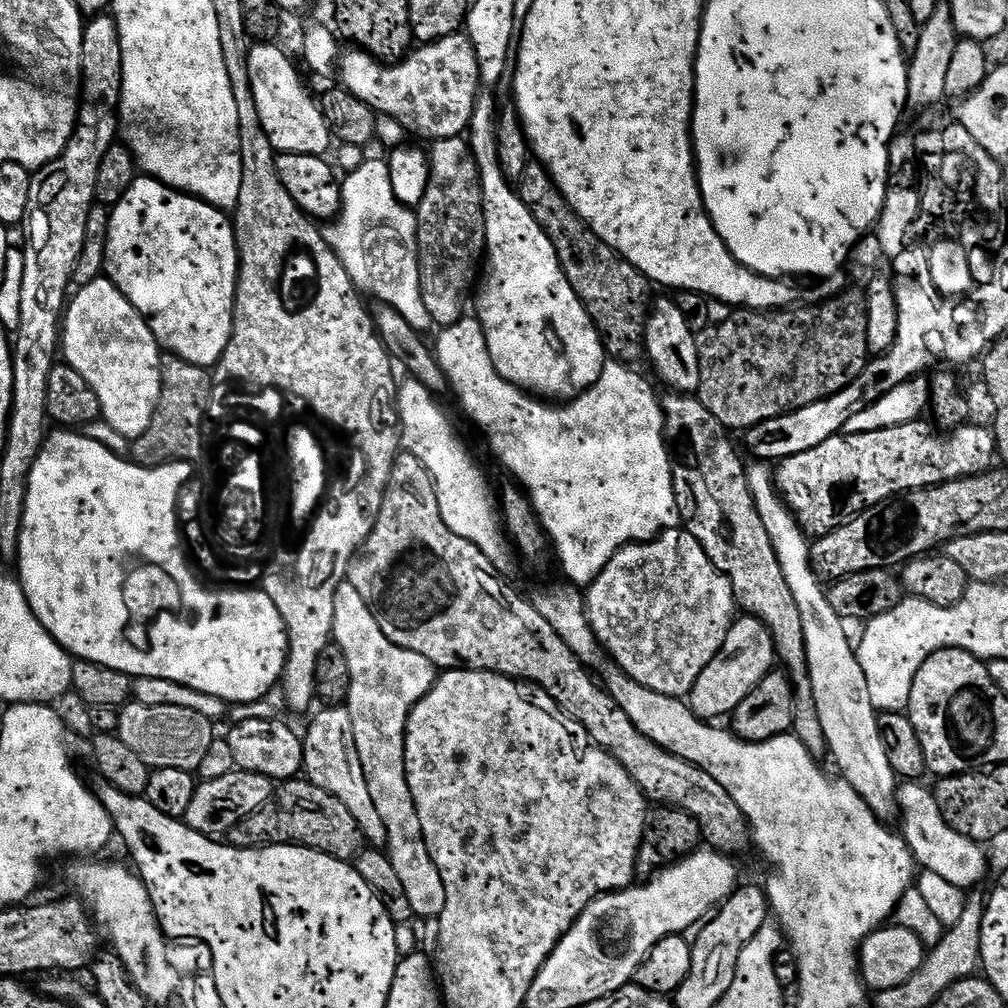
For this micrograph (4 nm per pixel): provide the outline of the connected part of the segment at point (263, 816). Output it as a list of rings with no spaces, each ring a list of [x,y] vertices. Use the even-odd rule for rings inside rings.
[[[307,778],[283,781],[273,791],[270,802],[262,806],[250,818],[238,822],[226,833],[227,843],[236,848],[265,848],[268,844],[293,844],[299,848],[313,848],[339,860],[355,861],[365,847],[366,841],[358,822],[338,798],[326,794]]]

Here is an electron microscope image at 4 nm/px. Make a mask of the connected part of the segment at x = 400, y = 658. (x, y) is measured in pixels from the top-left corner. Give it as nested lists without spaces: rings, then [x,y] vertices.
[[[347,582],[336,588],[332,638],[342,654],[346,654],[346,662],[350,666],[350,694],[346,707],[350,722],[354,722],[354,746],[358,746],[358,758],[362,758],[362,774],[366,774],[366,786],[370,786],[374,807],[378,810],[382,823],[386,825],[388,857],[394,871],[398,873],[402,887],[406,889],[413,917],[438,918],[442,910],[446,910],[446,886],[442,882],[442,874],[438,874],[438,866],[434,866],[434,858],[430,858],[430,850],[422,834],[422,822],[418,822],[418,810],[406,782],[406,726],[416,703],[436,685],[438,669],[429,660],[422,658],[422,654],[414,654],[414,650],[406,650],[390,642],[390,638],[382,634],[382,626],[378,626],[370,606],[362,602],[362,594],[358,594],[358,590],[354,590],[354,586]]]

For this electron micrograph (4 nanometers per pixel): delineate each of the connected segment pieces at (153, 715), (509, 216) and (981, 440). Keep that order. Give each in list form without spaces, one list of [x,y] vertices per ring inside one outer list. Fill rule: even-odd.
[[[129,702],[119,709],[118,716],[120,740],[126,742],[142,762],[146,762],[149,770],[169,768],[195,773],[202,766],[202,758],[206,750],[210,750],[214,738],[213,721],[194,710],[186,710],[186,706],[142,706]]]
[[[488,90],[481,91],[476,99],[474,118],[468,124],[466,136],[476,164],[480,167],[486,222],[486,263],[483,265],[482,279],[474,296],[474,316],[480,321],[486,334],[490,358],[498,374],[502,374],[506,382],[548,402],[567,402],[576,399],[590,386],[594,386],[594,382],[598,382],[606,363],[606,345],[578,294],[574,294],[550,238],[544,233],[534,214],[530,214],[527,206],[520,201],[513,185],[502,174],[496,145],[497,116],[495,95]]]
[[[919,418],[868,433],[839,434],[812,450],[779,461],[774,472],[777,489],[784,495],[785,503],[791,508],[805,533],[812,538],[825,536],[834,529],[841,528],[843,524],[849,524],[867,508],[878,506],[884,500],[919,488],[934,488],[937,484],[961,480],[963,476],[977,476],[993,467],[992,459],[997,459],[998,449],[996,433],[991,427],[979,428],[973,422],[968,422],[940,437],[941,433],[925,420]]]

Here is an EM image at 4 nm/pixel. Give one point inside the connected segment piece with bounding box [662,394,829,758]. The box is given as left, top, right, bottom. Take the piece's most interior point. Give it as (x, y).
(711, 486)

